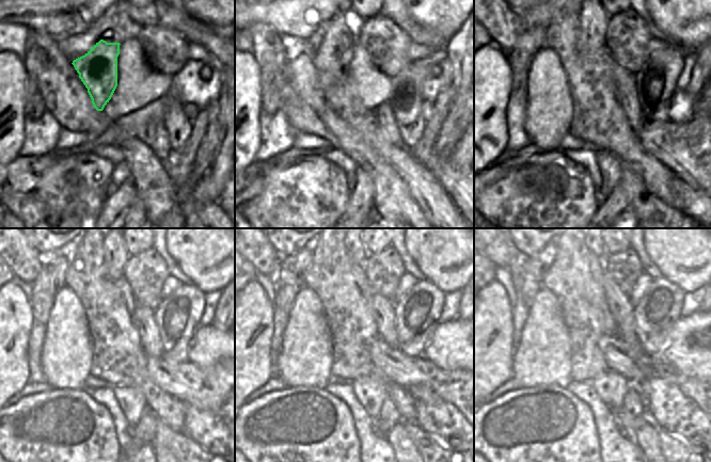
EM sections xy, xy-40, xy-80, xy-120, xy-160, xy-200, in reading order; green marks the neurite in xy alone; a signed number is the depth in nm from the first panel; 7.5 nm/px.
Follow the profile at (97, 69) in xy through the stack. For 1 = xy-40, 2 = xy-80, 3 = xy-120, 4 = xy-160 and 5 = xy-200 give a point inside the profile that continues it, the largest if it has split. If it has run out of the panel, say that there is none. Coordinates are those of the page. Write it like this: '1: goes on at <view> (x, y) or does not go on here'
1: goes on at xy-40 (329, 58)
2: goes on at xy-80 (587, 14)
3: goes on at xy-120 (111, 254)
4: goes on at xy-160 (351, 250)
5: goes on at xy-200 (593, 250)

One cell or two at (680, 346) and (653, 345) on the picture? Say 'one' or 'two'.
two

